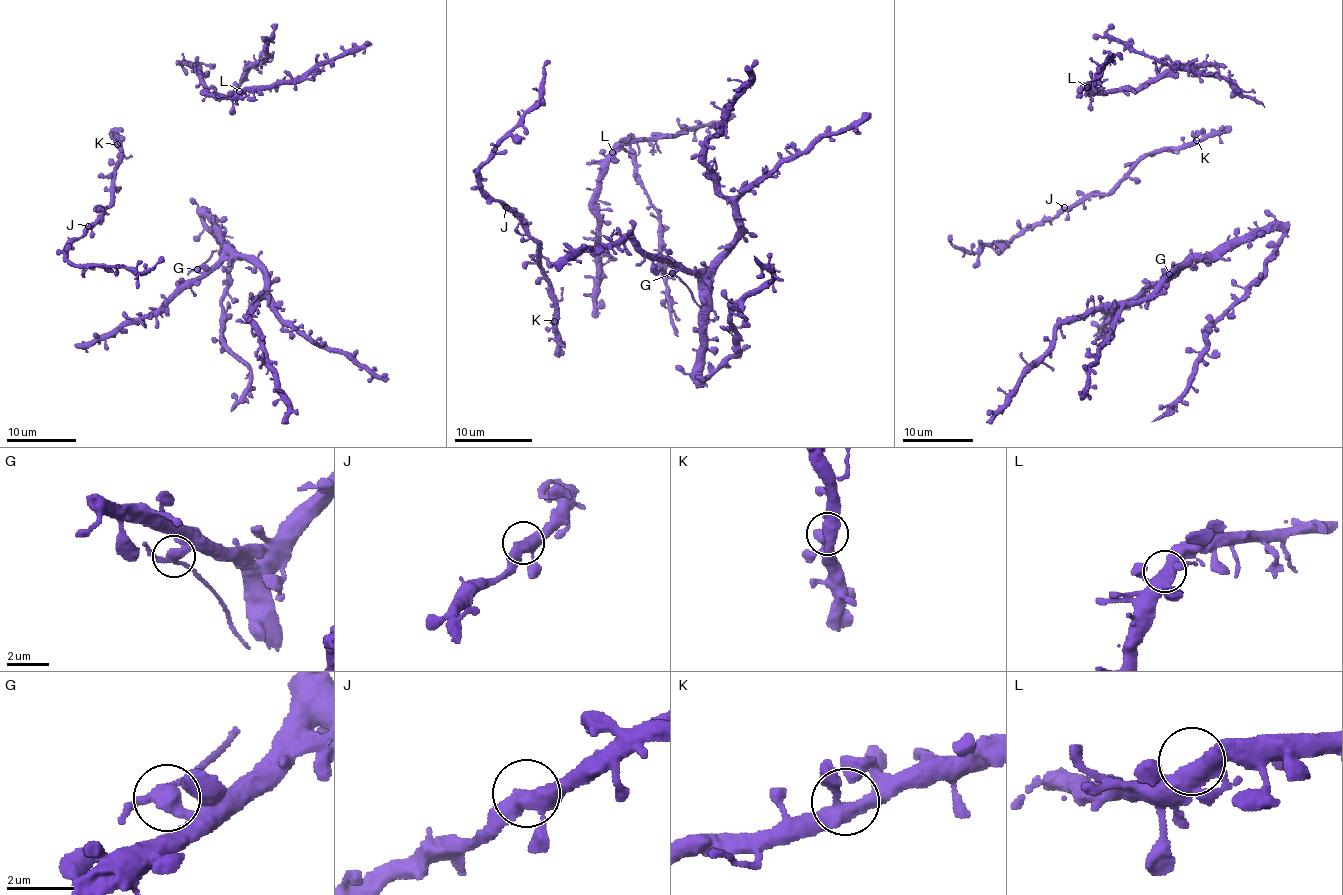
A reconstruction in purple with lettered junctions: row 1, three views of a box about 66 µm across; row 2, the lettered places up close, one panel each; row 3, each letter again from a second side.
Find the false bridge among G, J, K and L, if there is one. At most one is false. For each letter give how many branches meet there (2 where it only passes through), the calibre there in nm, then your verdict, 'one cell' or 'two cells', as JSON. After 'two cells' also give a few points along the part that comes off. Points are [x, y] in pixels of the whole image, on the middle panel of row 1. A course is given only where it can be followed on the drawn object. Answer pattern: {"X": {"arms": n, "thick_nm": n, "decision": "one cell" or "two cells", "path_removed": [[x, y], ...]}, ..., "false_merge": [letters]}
{"G": {"arms": 3, "thick_nm": 340, "decision": "two cells", "path_removed": [[671, 273], [700, 307]]}, "J": {"arms": 3, "thick_nm": 400, "decision": "one cell"}, "K": {"arms": 3, "thick_nm": 380, "decision": "one cell"}, "L": {"arms": 3, "thick_nm": 400, "decision": "one cell"}, "false_merge": ["G"]}

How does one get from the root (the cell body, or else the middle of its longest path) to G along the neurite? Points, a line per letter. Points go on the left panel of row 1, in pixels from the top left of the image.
G: (217, 226), (224, 249), (212, 267), (196, 269)

